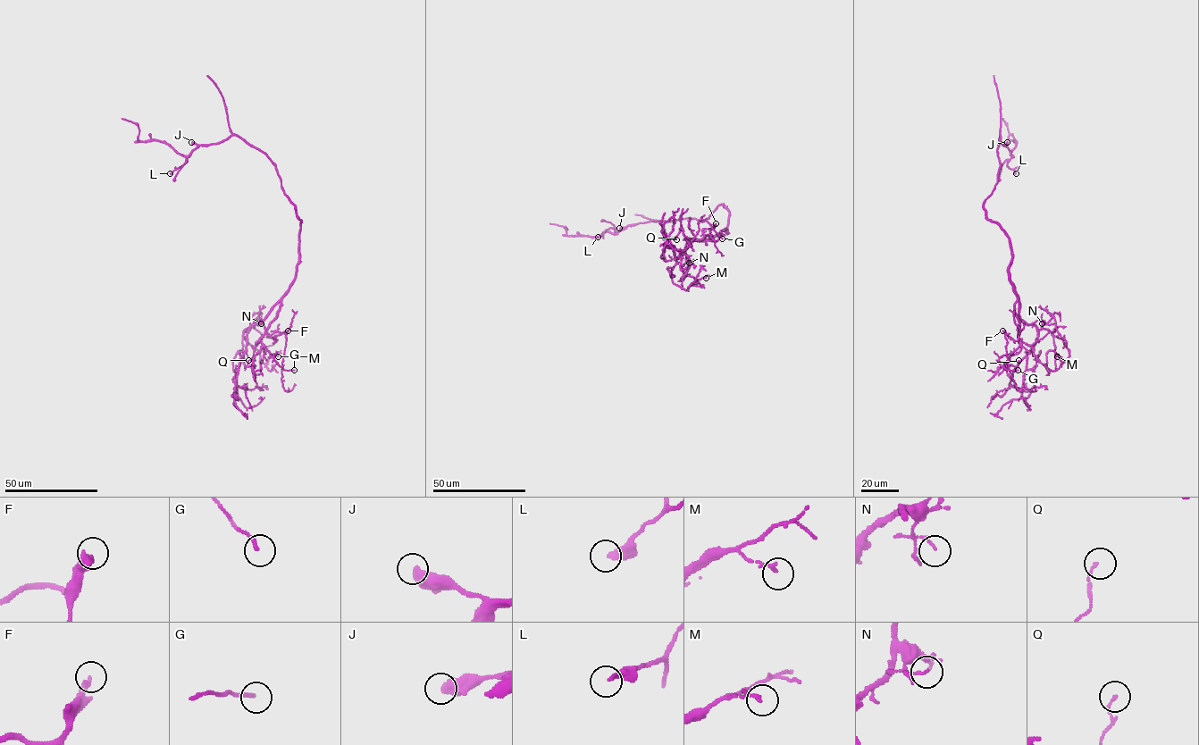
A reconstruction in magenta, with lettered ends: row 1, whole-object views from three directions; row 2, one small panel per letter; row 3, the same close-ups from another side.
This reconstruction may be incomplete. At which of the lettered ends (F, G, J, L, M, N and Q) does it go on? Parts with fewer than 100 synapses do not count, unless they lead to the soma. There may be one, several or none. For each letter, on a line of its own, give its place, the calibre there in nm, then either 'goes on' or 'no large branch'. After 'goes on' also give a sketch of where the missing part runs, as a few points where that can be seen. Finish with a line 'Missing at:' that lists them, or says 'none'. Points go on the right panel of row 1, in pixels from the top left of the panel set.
F: (1002, 330) | 260 nm | no large branch
G: (1018, 370) | 170 nm | no large branch
J: (1007, 142) | 440 nm | no large branch
L: (1016, 173) | 240 nm | no large branch
M: (1057, 356) | 150 nm | no large branch
N: (1042, 323) | 110 nm | no large branch
Q: (1018, 360) | 110 nm | no large branch
Missing at: none

